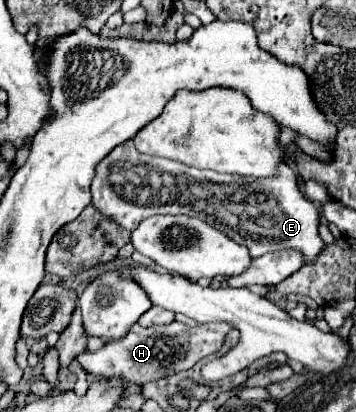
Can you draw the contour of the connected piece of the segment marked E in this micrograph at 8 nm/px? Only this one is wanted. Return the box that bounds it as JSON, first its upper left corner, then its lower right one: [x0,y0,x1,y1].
[92,140,324,262]

